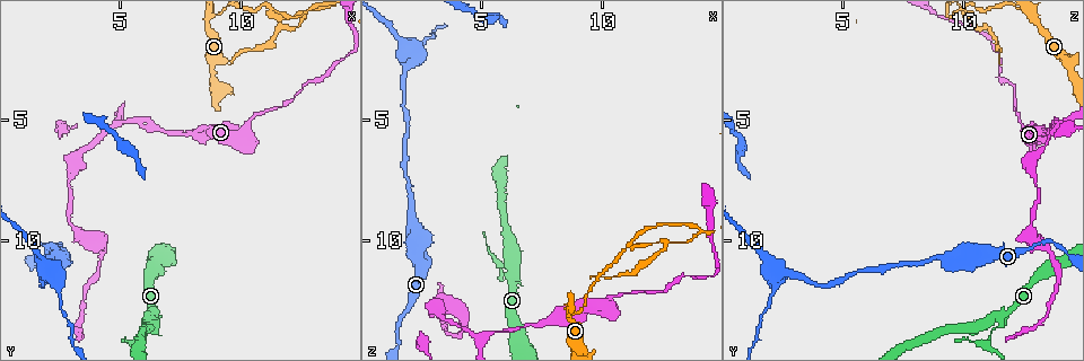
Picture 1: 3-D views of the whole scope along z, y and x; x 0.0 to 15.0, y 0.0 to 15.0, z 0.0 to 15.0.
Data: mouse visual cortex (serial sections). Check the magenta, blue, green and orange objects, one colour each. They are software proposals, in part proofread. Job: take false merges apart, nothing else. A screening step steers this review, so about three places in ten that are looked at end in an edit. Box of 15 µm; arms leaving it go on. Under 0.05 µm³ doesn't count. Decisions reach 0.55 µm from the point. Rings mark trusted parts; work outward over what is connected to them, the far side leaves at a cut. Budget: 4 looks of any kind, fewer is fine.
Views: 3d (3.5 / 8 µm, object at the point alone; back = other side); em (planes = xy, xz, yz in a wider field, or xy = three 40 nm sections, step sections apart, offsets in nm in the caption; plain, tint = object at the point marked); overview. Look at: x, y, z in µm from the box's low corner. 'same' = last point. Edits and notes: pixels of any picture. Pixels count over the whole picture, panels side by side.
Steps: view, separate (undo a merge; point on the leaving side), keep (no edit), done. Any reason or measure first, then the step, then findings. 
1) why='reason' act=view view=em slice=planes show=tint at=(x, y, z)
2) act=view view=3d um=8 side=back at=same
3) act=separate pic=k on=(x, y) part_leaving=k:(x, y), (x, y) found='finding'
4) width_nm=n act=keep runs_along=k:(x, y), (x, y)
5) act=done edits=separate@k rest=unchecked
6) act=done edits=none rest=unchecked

why='abrupt turn' act=view view=3d um=8 at=(2.0, 11.3, 2.0)

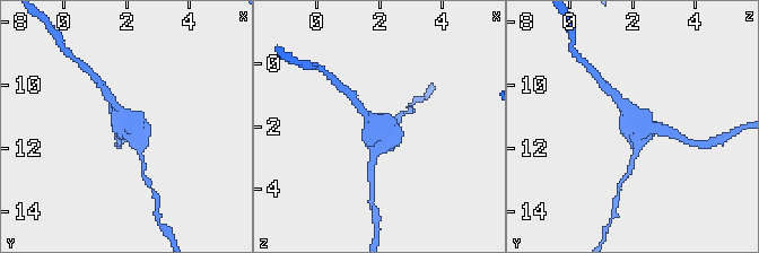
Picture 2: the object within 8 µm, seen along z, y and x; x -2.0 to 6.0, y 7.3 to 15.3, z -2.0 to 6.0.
act=view view=em slice=xy step=2 show=tint at=(2.0, 11.2, 2.0)

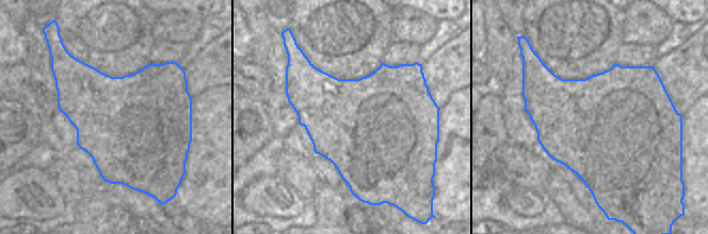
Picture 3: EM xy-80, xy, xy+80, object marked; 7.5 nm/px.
act=keep runs_along=2:(665, 131), (636, 129), (621, 106) found='all the same cell'

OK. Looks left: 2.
why='two arms in line, one across' act=view view=3d um=3.5 at=(6.4, 13.0, 11.8)

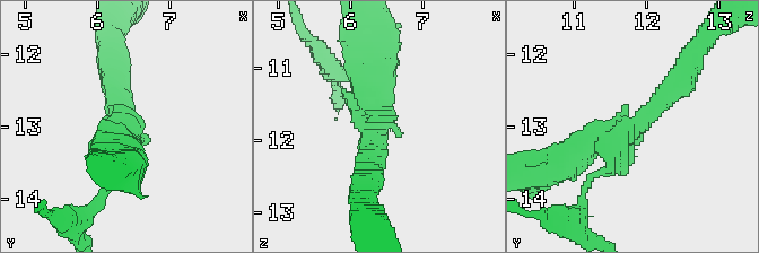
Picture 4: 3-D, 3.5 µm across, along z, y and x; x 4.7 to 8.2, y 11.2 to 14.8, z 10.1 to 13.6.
why='shape alone is not enough' act=view view=em slice=xy step=1 show=tint at=(6.30, 13.10, 11.65)

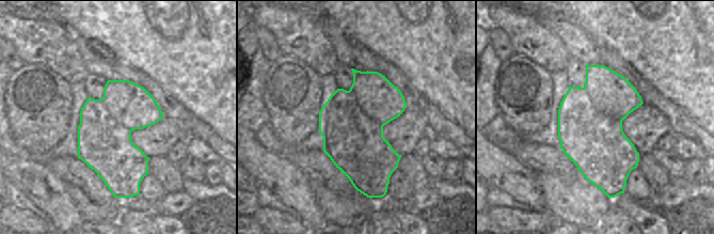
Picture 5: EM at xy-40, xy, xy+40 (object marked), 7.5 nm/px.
width_nm=480 act=separate pic=4 on=(587, 184) border=5:(339, 89), (382, 127) found='two cells meet here'

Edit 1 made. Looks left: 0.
act=done edits=separate@4 rest=unchecked

